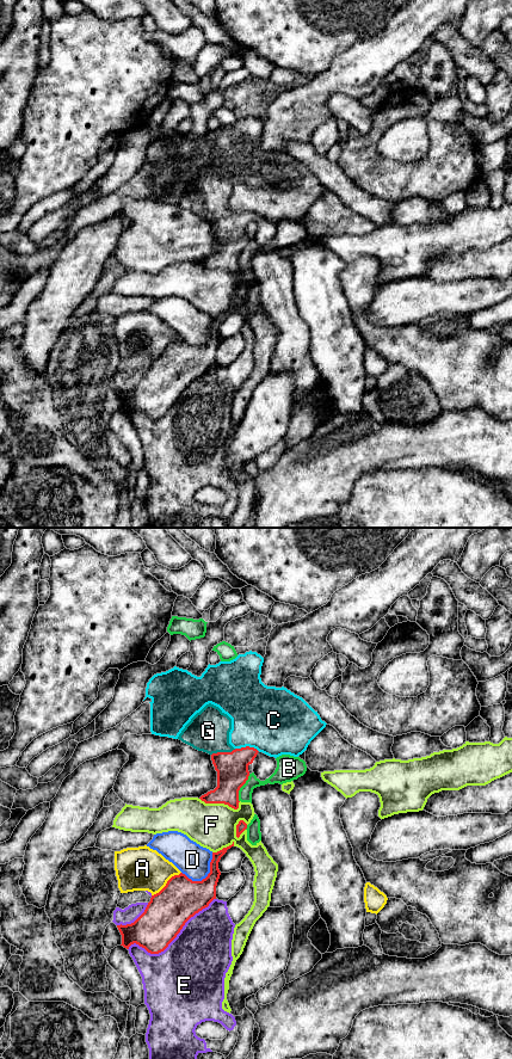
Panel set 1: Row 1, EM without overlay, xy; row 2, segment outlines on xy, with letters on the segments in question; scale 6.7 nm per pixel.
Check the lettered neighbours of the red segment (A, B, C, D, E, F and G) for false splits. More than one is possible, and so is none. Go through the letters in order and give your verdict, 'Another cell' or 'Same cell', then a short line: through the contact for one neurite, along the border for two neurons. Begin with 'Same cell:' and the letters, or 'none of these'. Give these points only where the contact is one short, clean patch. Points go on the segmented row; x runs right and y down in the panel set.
Same cell: G
A: Another cell. Line: xy (180, 872), (174, 874), (152, 896)
B: Another cell
C: Another cell
D: Another cell. Line: xy (213, 853), (210, 870), (201, 880), (191, 880), (182, 873)
E: Another cell
F: Another cell
G: Same cell. Line: xy (232, 768), (223, 752), (208, 731)

